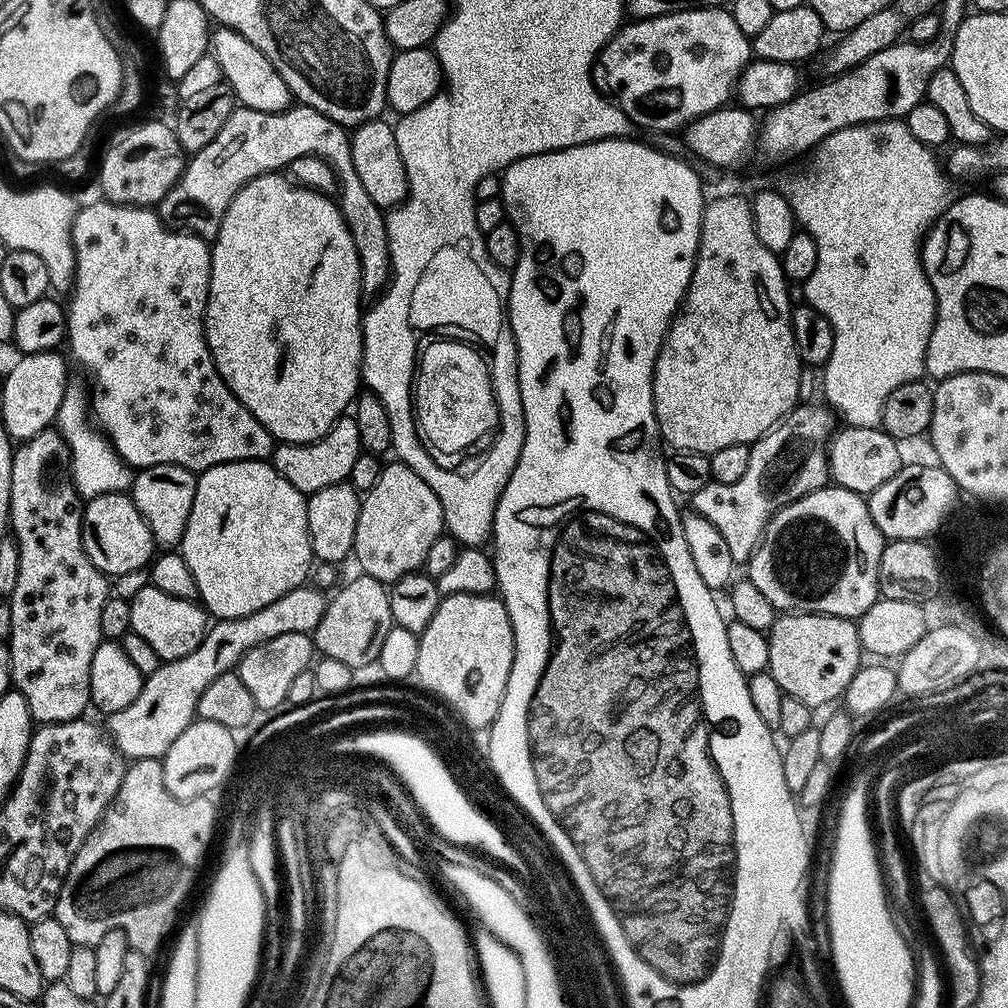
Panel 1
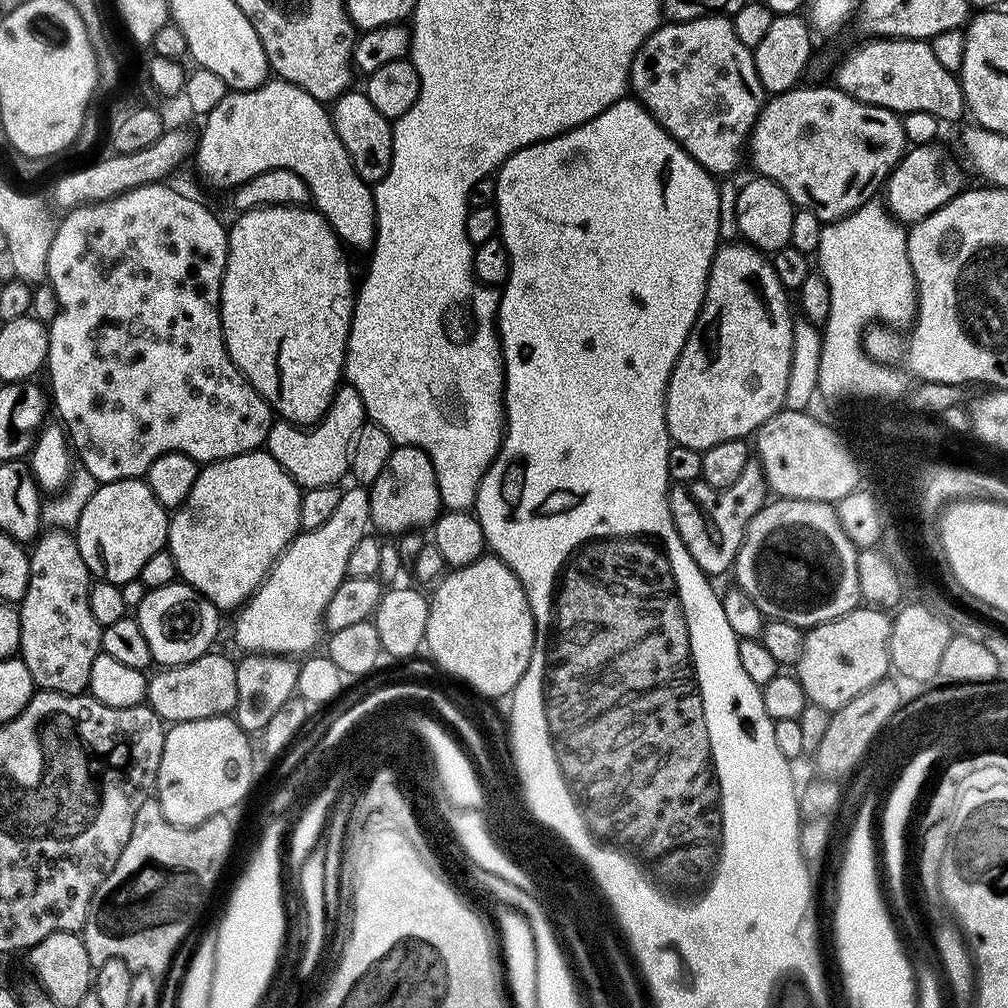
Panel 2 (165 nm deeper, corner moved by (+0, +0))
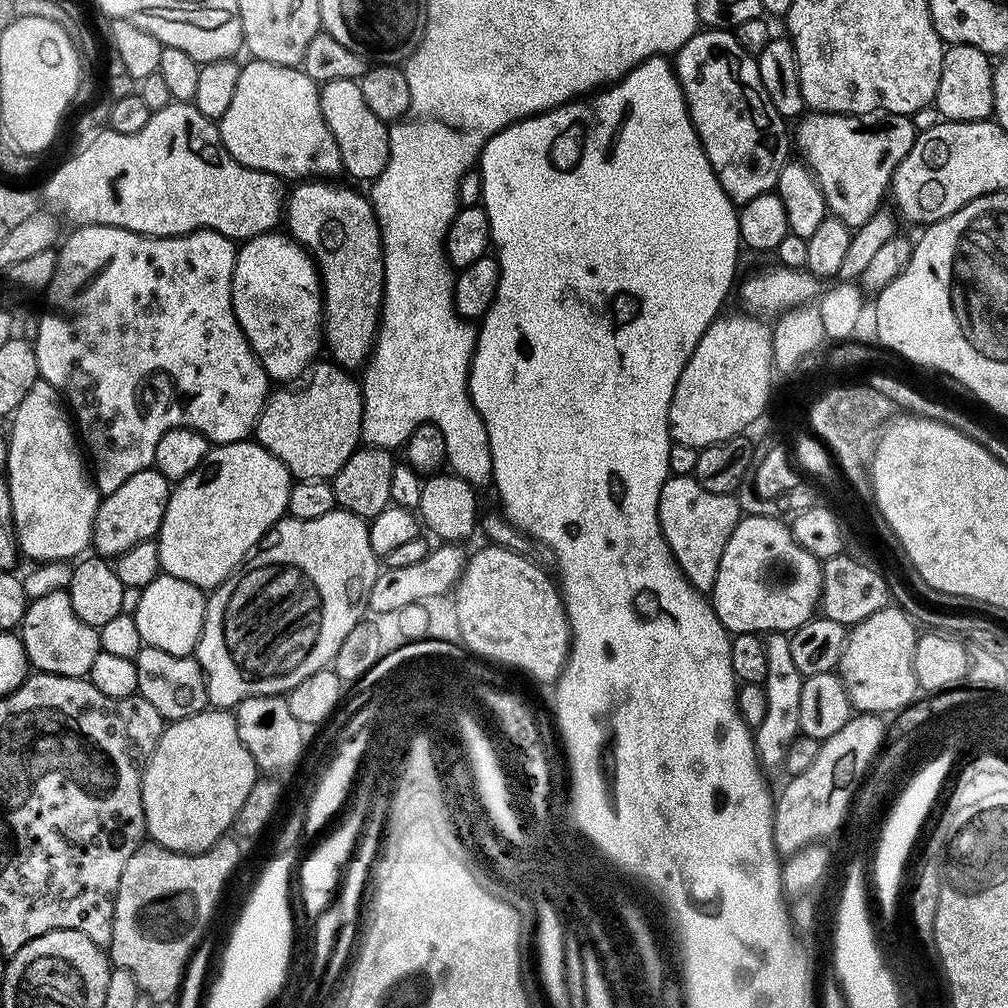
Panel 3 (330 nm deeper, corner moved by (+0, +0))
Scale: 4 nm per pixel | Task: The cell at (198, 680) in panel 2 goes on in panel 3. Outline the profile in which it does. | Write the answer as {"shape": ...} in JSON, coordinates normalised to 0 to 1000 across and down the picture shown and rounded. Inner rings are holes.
{"shape":[[[144,641],[135,650],[134,657],[137,665],[137,689],[145,692],[145,696],[149,696],[149,700],[153,700],[153,704],[157,704],[164,715],[184,714],[207,701],[206,678],[202,675],[197,654],[165,649],[165,645]]]}

